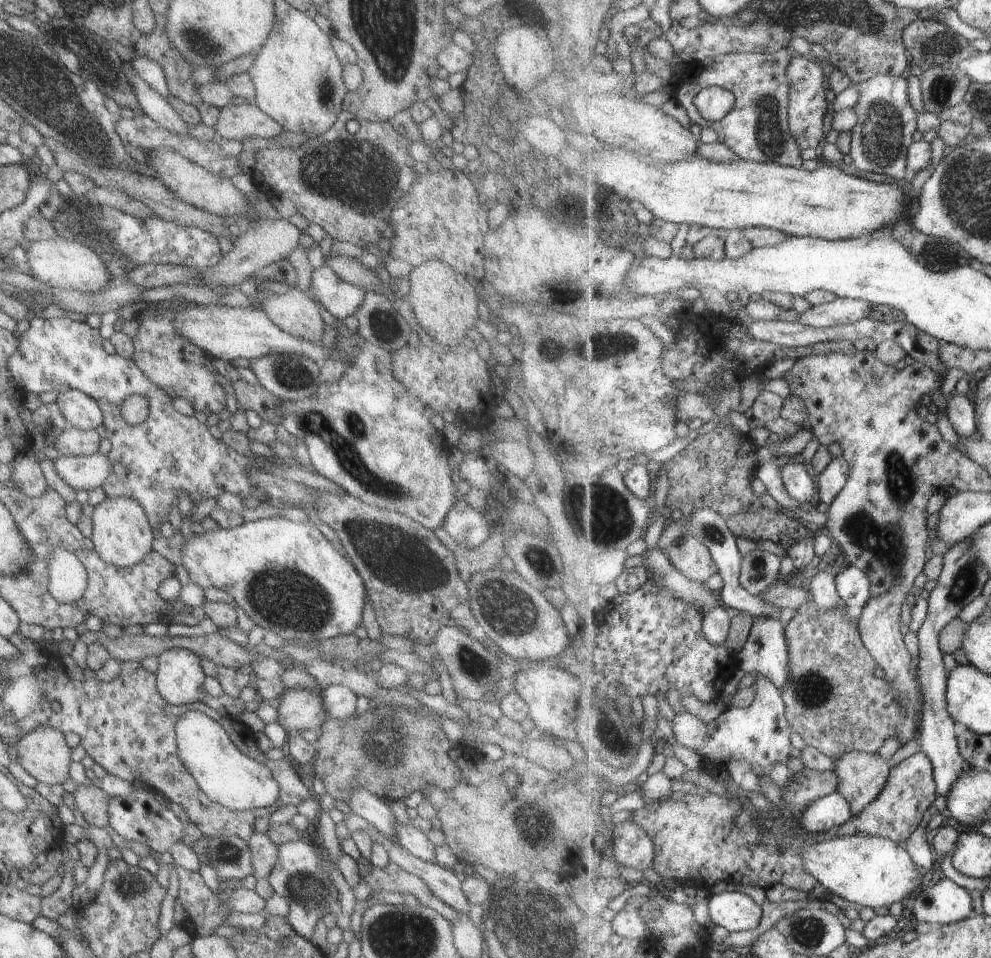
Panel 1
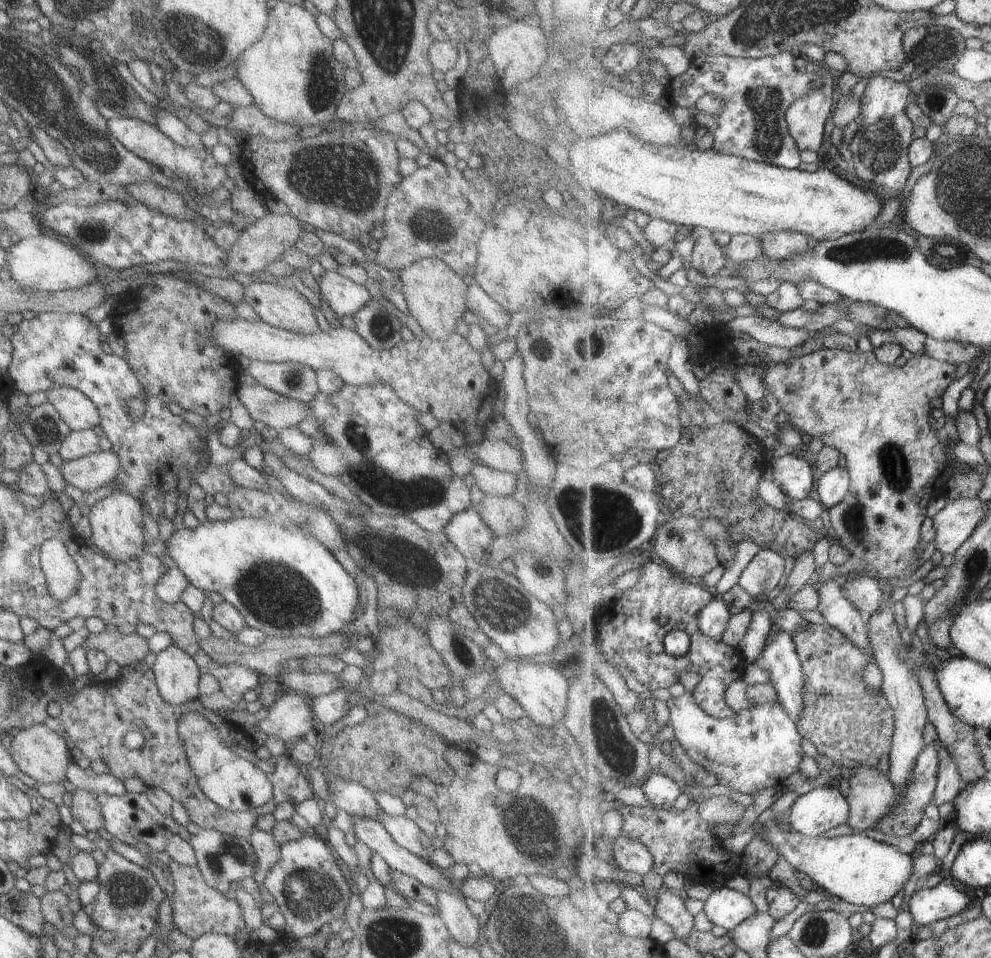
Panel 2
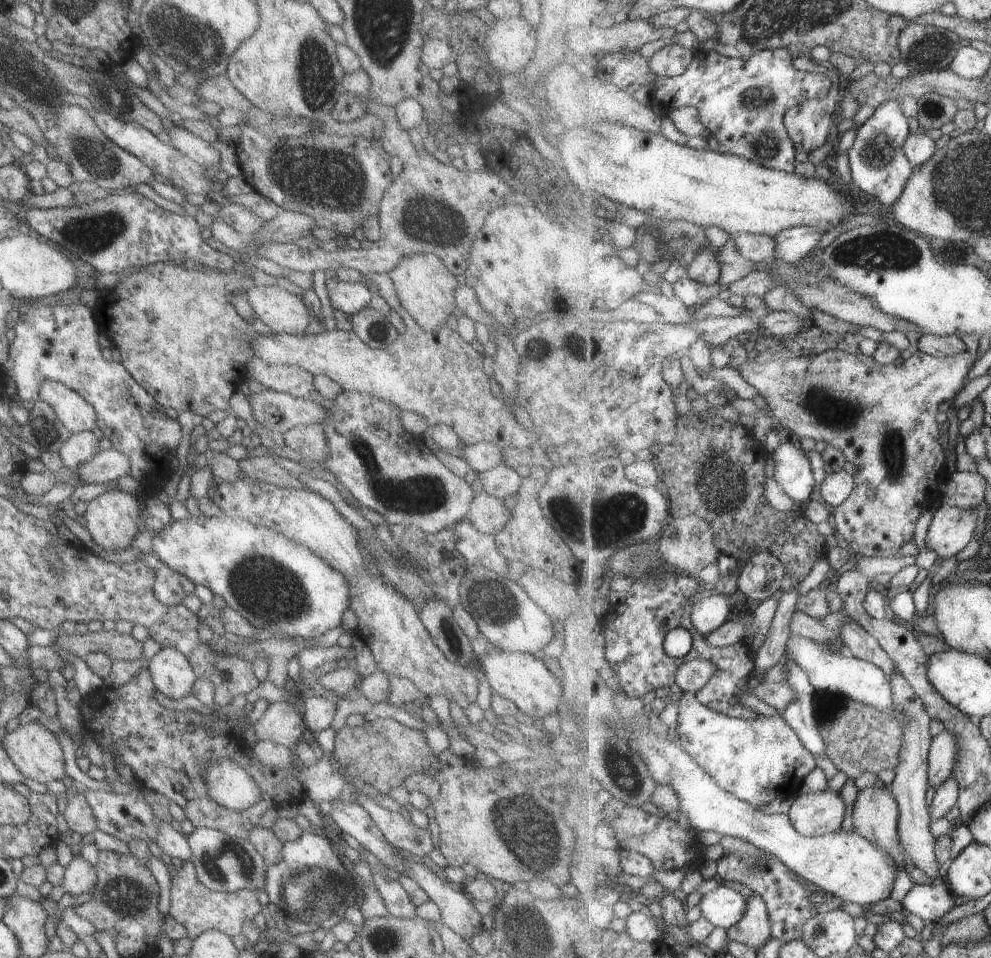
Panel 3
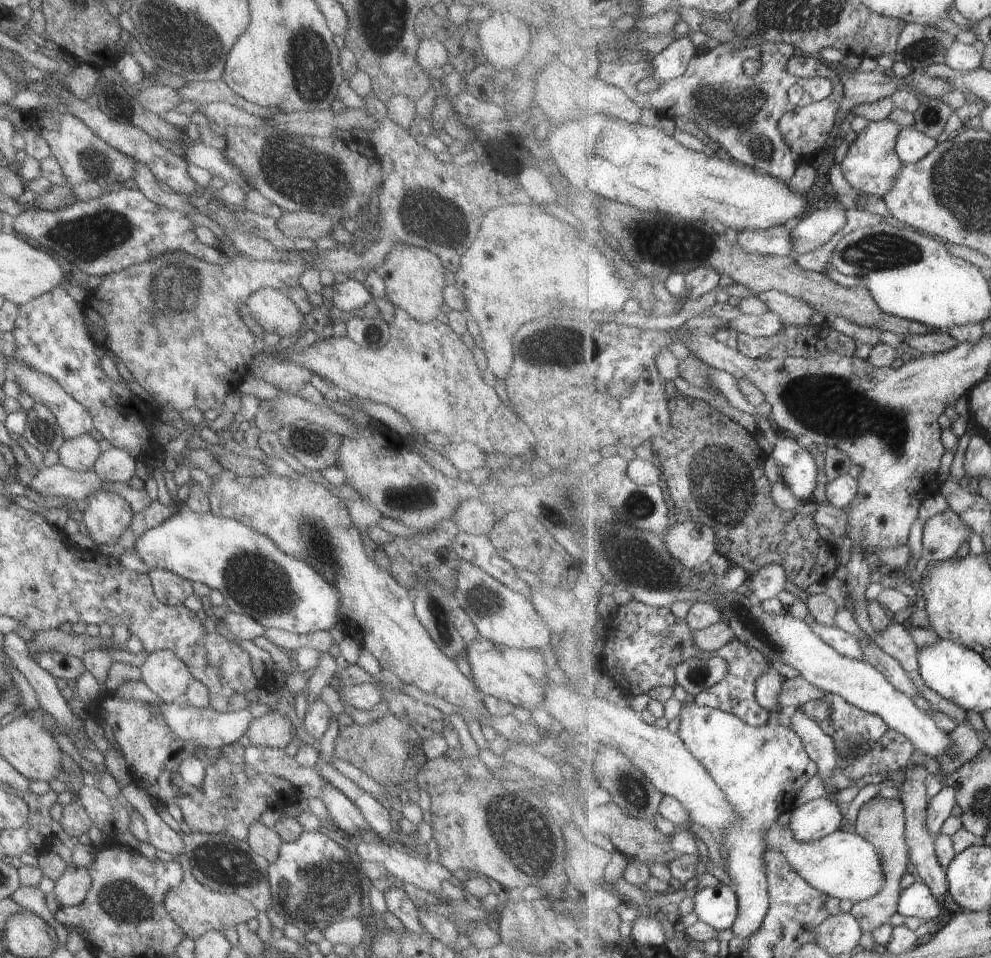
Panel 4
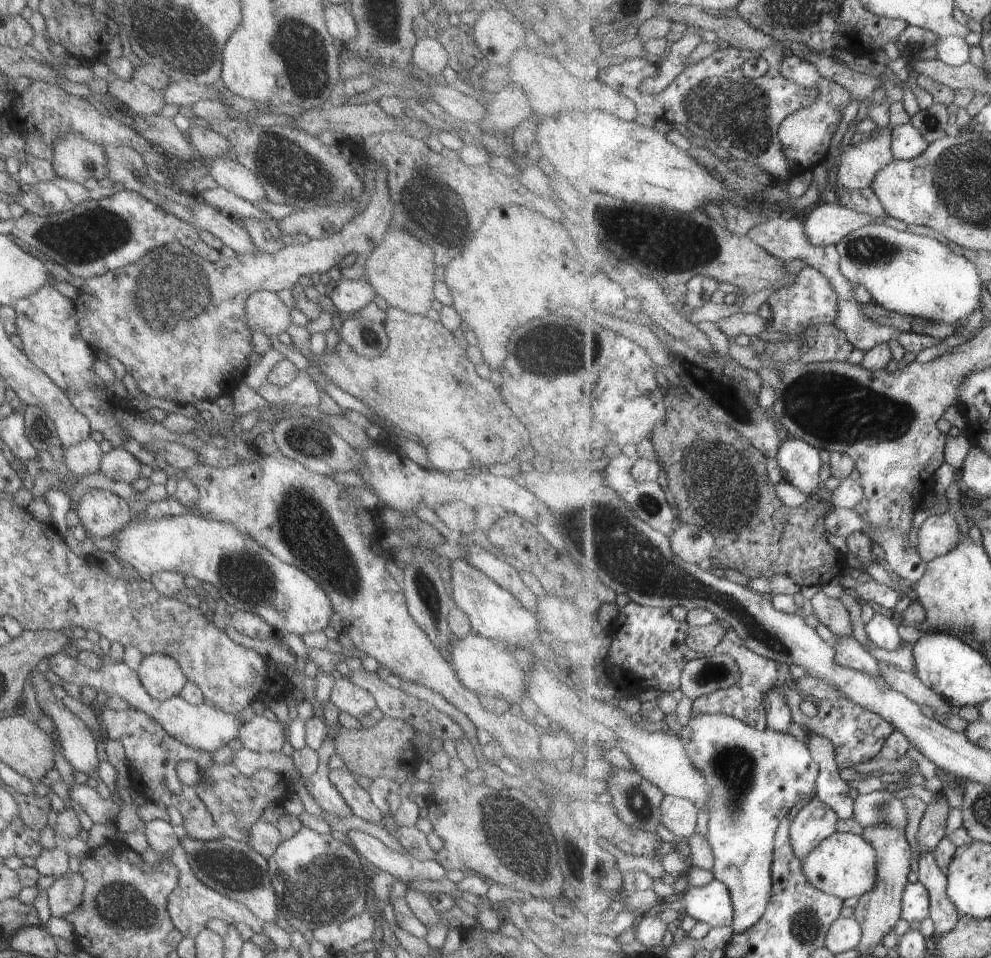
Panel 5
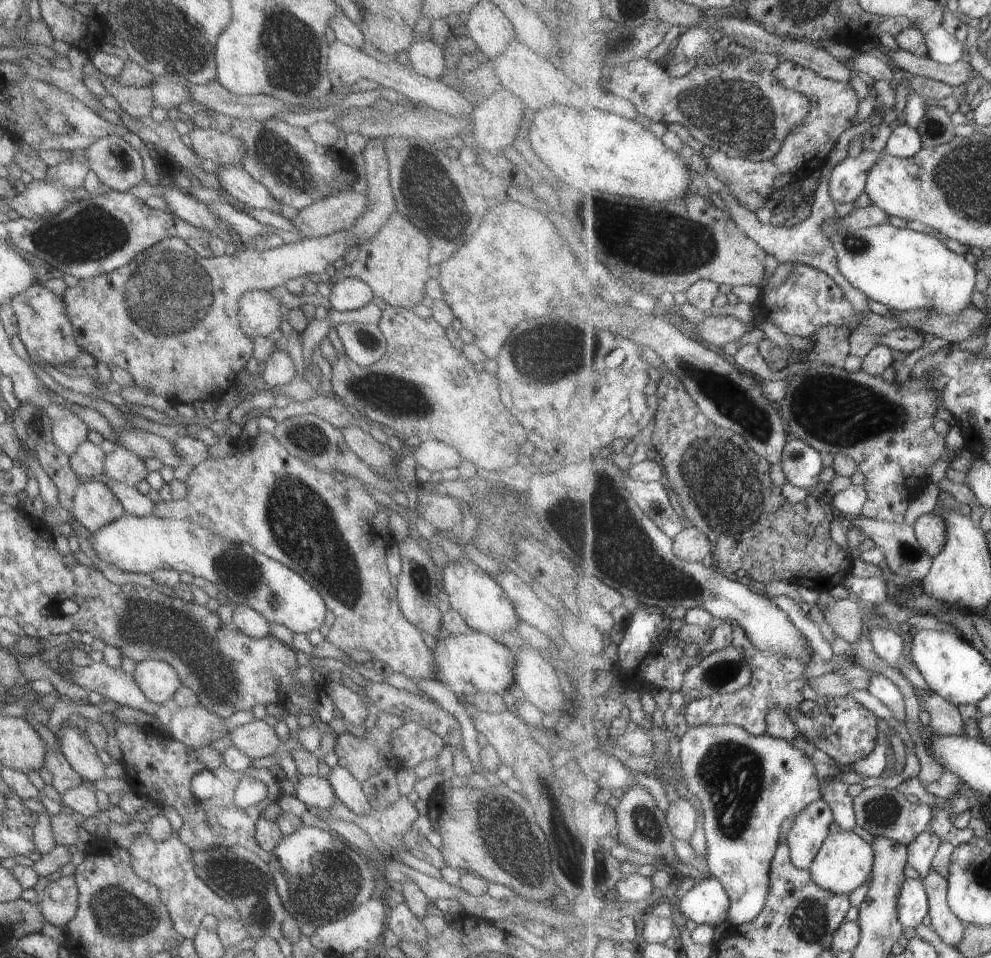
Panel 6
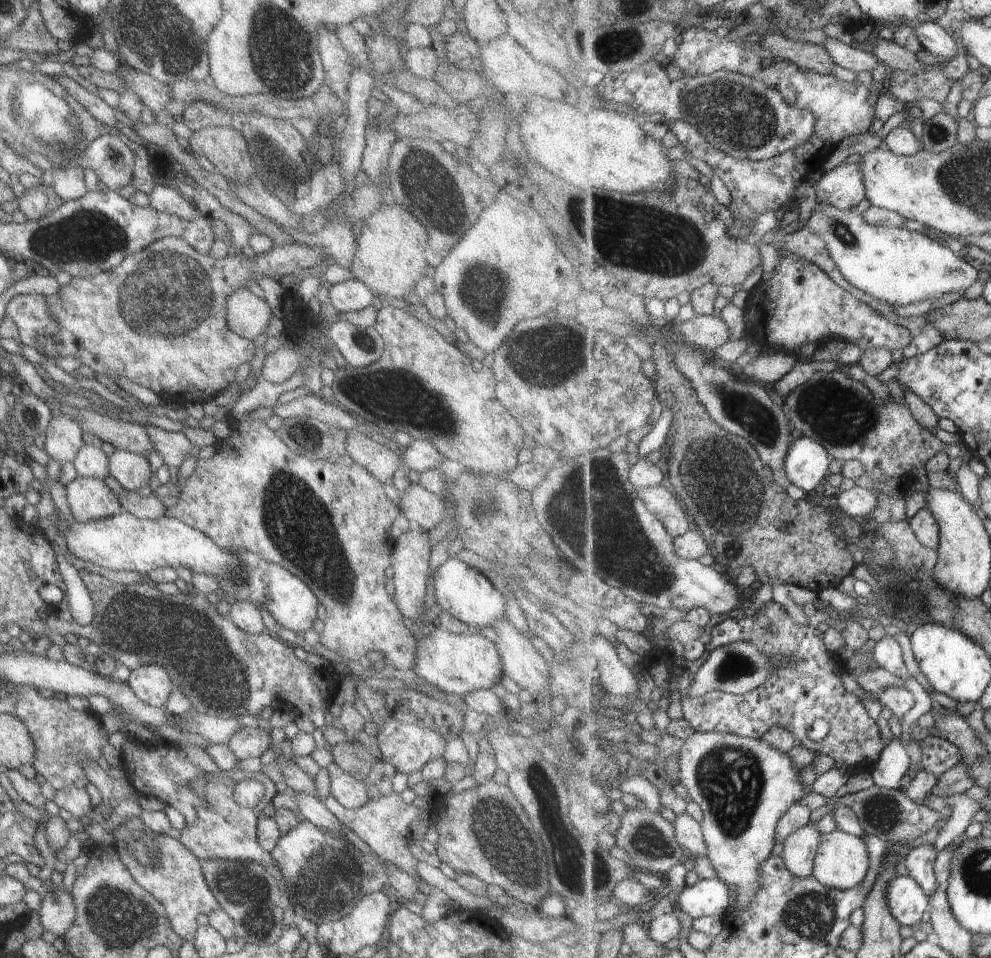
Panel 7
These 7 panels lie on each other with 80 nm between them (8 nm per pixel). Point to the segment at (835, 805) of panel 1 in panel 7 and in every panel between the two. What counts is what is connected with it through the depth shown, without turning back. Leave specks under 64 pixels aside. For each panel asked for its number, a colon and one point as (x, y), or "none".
2: (821, 809)
3: (816, 814)
4: (816, 818)
5: (816, 821)
6: (811, 828)
7: (800, 849)

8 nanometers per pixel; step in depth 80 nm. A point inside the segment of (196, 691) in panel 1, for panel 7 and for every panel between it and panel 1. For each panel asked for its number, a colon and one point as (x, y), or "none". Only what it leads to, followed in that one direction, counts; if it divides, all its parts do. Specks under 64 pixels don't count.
2: (176, 676)
3: (170, 671)
4: (162, 672)
5: (161, 677)
6: (157, 681)
7: (150, 684)

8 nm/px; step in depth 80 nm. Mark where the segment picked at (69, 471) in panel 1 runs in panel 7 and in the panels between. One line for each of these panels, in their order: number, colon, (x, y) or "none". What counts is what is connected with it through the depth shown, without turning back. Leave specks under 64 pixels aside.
2: (89, 472)
3: (108, 465)
4: (115, 464)
5: (117, 464)
6: (121, 465)
7: (131, 471)

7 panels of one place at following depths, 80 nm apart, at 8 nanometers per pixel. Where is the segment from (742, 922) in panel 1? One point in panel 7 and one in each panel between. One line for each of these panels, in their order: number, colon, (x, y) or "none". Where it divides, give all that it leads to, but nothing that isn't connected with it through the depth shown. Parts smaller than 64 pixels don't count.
2: (726, 907)
3: (724, 907)
4: (719, 906)
5: (713, 904)
6: (707, 902)
7: (708, 897)

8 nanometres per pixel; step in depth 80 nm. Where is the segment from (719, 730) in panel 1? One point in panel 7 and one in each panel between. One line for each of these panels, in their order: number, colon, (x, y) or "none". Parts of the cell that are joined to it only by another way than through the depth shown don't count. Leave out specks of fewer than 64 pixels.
2: (760, 746)
3: (760, 759)
4: (761, 770)
5: (757, 776)
6: (748, 785)
7: (744, 785)

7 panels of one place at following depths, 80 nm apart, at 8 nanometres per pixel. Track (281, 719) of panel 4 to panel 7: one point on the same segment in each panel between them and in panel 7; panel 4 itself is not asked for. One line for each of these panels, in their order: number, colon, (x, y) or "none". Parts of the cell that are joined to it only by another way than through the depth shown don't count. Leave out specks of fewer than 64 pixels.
5: (260, 734)
6: (255, 739)
7: (245, 742)

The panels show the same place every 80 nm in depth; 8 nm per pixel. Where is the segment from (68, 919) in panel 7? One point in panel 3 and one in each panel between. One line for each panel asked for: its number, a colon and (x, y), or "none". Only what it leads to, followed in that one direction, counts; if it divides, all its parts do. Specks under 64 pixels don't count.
3: (79, 876)
4: (70, 888)
5: (64, 894)
6: (57, 904)

